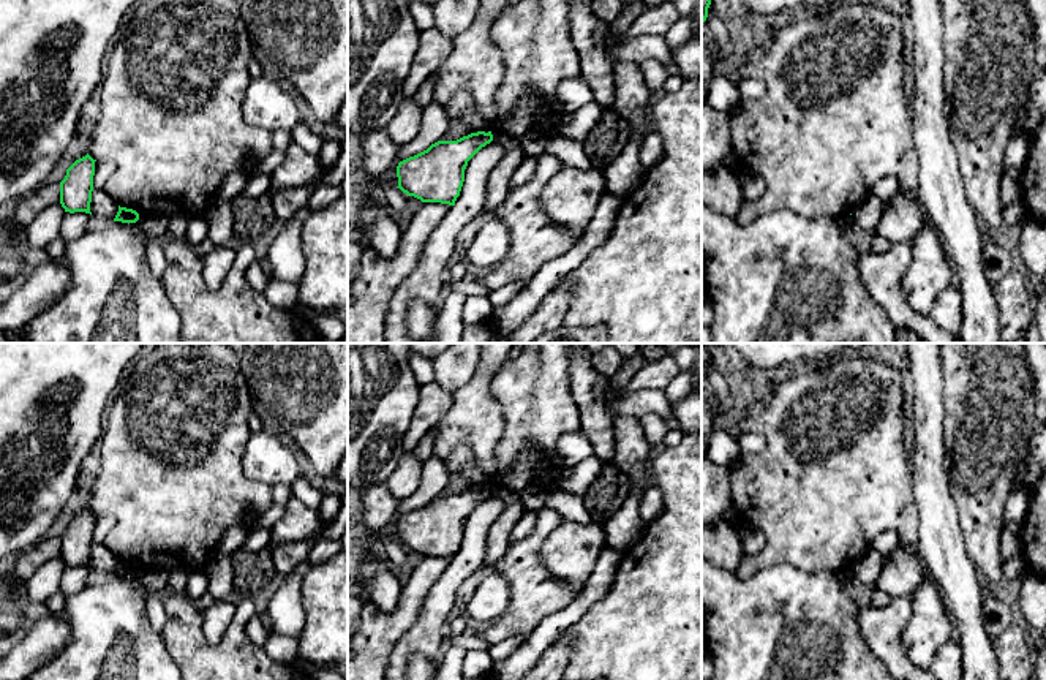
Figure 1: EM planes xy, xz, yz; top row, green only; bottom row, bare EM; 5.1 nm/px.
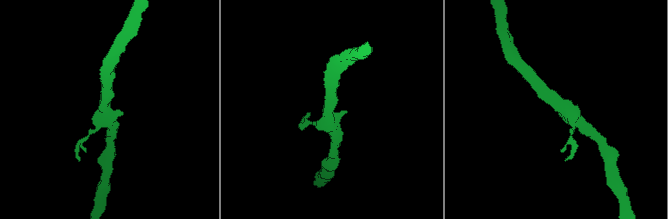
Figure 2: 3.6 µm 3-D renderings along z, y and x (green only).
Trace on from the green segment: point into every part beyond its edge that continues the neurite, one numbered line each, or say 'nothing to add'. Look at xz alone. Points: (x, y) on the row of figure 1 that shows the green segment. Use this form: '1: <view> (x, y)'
nothing to add

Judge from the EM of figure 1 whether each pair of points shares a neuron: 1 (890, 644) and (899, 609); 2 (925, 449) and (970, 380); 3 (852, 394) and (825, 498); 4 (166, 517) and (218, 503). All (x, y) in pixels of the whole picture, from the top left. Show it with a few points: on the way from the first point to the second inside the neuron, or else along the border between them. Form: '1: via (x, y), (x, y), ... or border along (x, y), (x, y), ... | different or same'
1: via (890, 636), (890, 620), (893, 617) | same
2: border along (942, 386), (942, 462) | different
3: via (842, 419), (833, 432), (833, 473) | same
4: via (179, 505), (206, 503) | same

